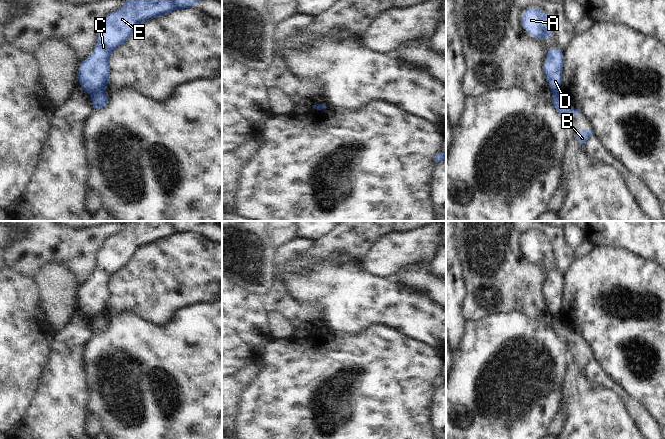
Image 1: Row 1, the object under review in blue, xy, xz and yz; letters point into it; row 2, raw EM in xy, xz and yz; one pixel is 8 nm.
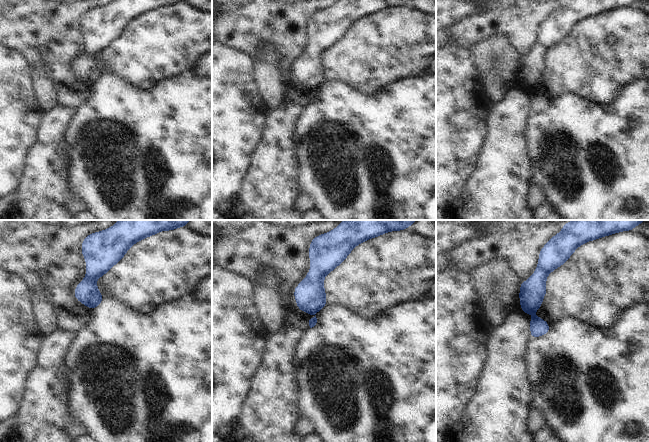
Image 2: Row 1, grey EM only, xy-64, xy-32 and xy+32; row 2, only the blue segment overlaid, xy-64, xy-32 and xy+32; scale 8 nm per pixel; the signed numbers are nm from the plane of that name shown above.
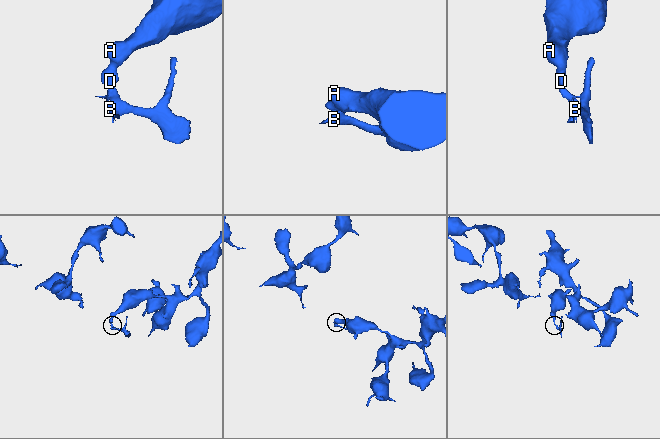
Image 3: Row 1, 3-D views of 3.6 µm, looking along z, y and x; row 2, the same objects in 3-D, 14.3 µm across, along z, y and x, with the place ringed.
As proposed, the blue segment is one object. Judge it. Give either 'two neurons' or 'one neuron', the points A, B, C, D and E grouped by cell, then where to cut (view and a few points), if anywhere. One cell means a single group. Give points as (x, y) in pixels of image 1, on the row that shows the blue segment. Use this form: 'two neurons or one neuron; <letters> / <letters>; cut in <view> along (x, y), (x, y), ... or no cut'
two neurons; A C D E / B; cut in xy along (104, 90), (98, 90), (90, 95)

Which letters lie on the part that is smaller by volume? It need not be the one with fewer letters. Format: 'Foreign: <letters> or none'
Foreign: B

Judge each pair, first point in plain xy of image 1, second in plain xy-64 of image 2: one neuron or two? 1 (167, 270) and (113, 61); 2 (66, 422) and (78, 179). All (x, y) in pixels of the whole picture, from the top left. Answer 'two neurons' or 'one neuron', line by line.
1: one neuron
2: two neurons

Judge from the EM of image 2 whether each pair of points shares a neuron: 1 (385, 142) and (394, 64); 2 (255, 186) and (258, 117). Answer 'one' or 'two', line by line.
1: two
2: two

